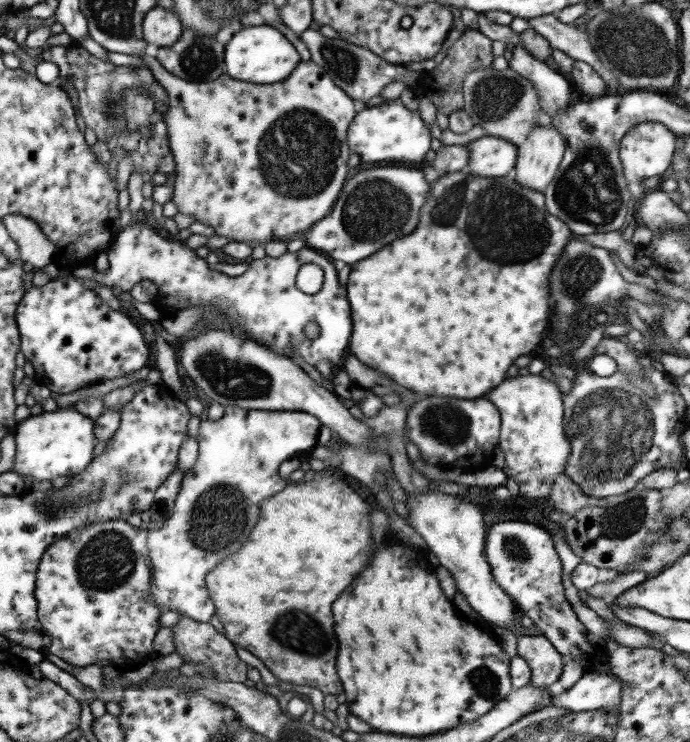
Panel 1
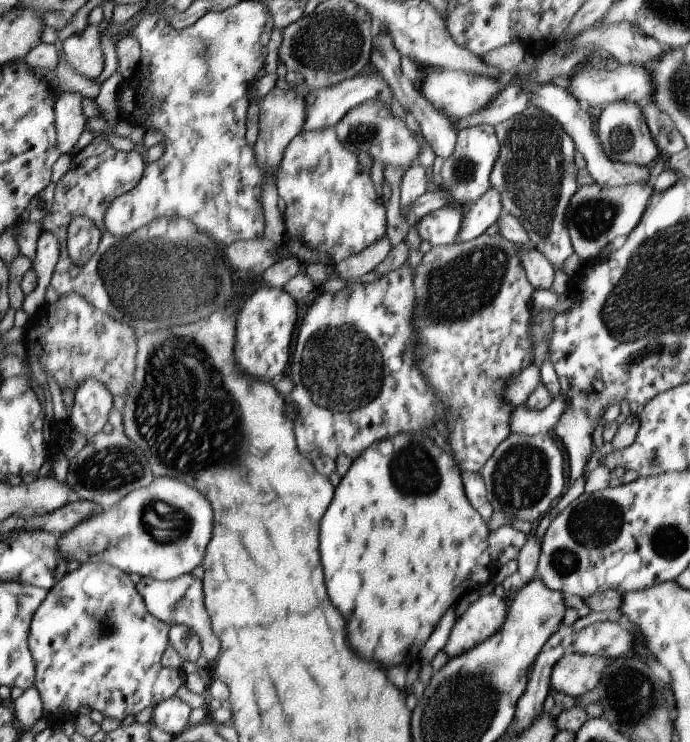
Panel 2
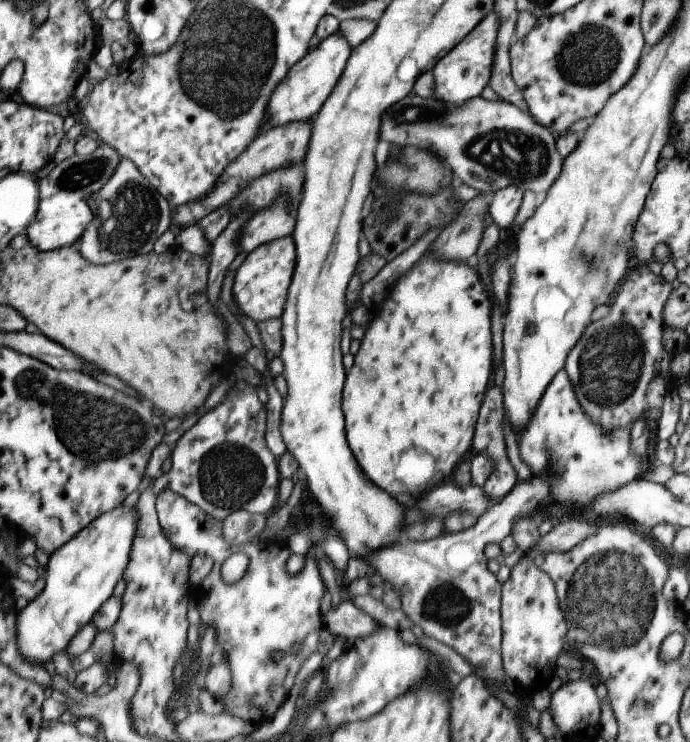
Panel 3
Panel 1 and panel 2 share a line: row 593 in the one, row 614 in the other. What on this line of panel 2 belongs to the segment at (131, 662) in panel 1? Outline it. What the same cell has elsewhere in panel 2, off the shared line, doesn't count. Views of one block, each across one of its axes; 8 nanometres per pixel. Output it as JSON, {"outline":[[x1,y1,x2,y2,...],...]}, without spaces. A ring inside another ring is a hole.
{"outline":[[85,564,81,568,73,568,69,570,45,596,45,600,39,604,37,612,33,614,33,620,31,620,31,626,29,626,29,638,27,638,27,644,29,644,29,652,31,652,31,658,35,662,35,690,39,692,39,698,41,698,41,704,43,704,43,716,51,714,51,716,57,716,57,720,61,720,61,716,67,712,67,714,73,714,77,716,79,714,79,708,81,706,87,706,87,708,93,708,97,712,101,712,105,718,117,718,117,720,125,720,125,716,131,716,131,714,139,714,141,710,145,710,147,706,155,706,155,704,161,704,165,700,169,700,171,696,175,696,175,690,179,686,183,686,183,672,181,670,167,670,161,666,161,654,163,650,169,646,169,626,161,620,157,620,155,616,151,616,143,604,143,598,139,596,137,592,137,586,131,584,129,580,129,574,109,566,109,564]]}

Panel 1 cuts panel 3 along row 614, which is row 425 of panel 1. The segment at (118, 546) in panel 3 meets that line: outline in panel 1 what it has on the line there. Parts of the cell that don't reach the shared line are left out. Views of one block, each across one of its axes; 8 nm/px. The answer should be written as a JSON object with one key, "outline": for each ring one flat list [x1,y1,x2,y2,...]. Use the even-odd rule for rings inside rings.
{"outline":[[57,408,55,412,41,412,39,416,29,416,29,418,21,420,17,424,17,430,13,432,15,458,13,458,11,472,25,476,29,482,31,480,49,480,49,482,53,482,57,476,69,476,71,478,73,474,83,472,93,460,93,446,97,444,93,432,95,432,95,422,89,416,85,416,85,414,81,414,73,408]]}

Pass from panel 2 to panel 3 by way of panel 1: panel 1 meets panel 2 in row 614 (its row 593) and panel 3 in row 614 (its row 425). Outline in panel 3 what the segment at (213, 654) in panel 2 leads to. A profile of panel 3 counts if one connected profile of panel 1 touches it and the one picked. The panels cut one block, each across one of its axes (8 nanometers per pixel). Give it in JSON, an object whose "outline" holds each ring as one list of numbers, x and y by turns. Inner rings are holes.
{"outline":[[165,490,157,496,155,510,161,532,175,548,183,550,187,556,201,554,213,560,213,568,197,586,195,598,201,622,215,626,217,644,221,646,225,662,231,670,231,690,221,698,223,714,241,718,253,726,271,722,271,718,287,698,287,692,295,684,295,676,301,664,319,650,319,604,321,596,325,594,325,584,321,582,315,562,311,558,305,558,305,566,295,576,287,576,285,572,265,572,275,568,265,548,259,550,255,542,233,548,223,538,223,522,205,514,199,506,191,504,183,496],[231,552,247,554,249,566,237,582,227,584,221,580,221,566,231,556],[295,640,303,640,303,648,297,656,289,656],[275,652,279,652,281,656,275,658],[271,680,275,680,277,684,273,692,267,690,267,684,271,684]]}

